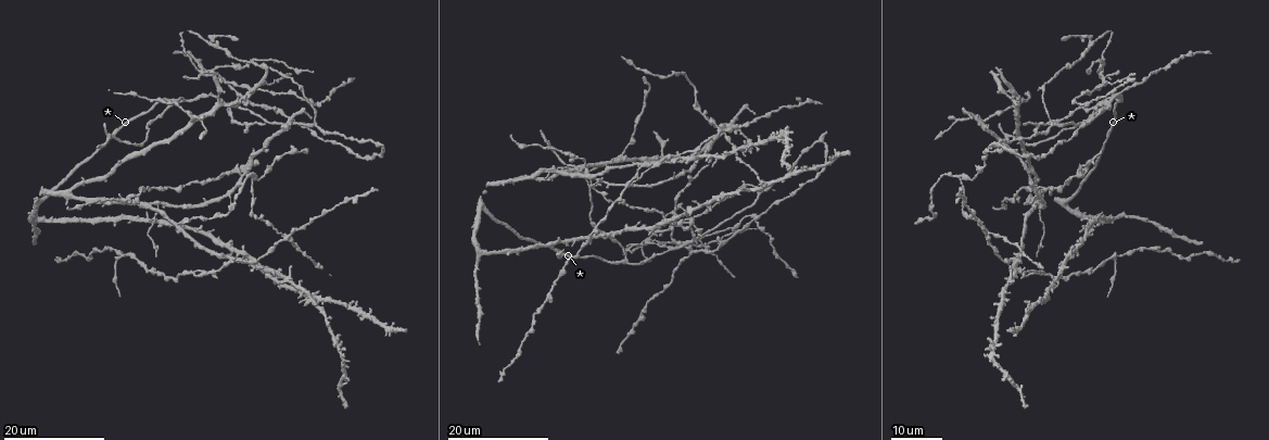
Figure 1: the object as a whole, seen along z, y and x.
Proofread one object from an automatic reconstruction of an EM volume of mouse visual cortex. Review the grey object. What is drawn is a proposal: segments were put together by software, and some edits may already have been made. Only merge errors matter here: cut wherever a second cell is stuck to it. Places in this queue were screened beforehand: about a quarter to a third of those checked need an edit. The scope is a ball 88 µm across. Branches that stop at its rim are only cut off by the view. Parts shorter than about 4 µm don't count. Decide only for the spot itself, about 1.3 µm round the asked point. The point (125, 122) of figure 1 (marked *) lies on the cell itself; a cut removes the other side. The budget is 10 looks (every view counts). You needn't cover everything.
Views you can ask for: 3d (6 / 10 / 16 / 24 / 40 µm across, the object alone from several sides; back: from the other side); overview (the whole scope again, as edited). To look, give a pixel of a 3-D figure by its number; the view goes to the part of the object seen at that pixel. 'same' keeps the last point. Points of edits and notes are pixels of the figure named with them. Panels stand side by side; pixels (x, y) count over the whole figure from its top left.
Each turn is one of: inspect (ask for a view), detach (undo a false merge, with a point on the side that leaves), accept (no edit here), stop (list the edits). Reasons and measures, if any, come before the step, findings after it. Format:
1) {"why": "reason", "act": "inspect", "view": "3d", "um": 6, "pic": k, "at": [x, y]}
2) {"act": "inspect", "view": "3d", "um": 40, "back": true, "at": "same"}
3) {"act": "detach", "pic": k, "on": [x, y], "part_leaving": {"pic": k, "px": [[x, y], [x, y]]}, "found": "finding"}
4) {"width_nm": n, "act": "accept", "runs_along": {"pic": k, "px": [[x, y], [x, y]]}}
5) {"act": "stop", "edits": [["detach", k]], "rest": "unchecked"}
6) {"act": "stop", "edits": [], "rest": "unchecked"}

{"why": "small branch off a trunk", "act": "inspect", "view": "3d", "um": 24, "pic": 1, "at": [701, 241]}

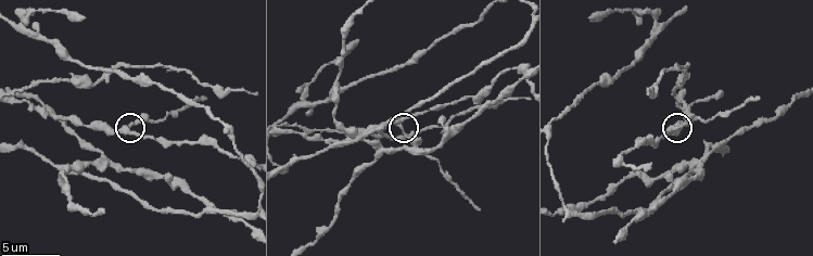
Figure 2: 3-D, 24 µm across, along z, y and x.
{"why": "closer look", "act": "inspect", "view": "3d", "um": 10, "pic": 2, "at": [126, 128]}

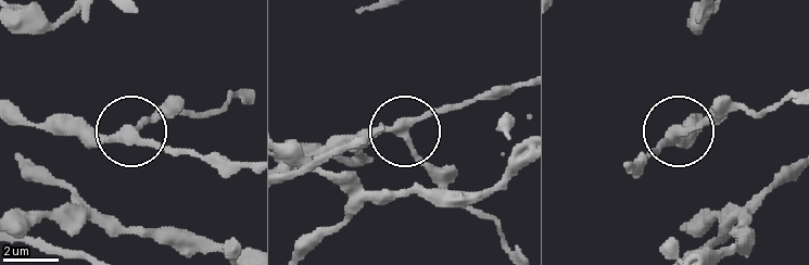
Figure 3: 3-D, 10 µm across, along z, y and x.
{"width_nm": 290, "act": "detach", "pic": 3, "on": [152, 121], "part_leaving": {"pic": 3, "px": [[684, 129], [737, 109], [761, 113], [794, 95]]}, "found": "two cells meet here"}

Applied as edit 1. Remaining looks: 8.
{"why": "see it whole again", "act": "inspect", "view": "overview"}

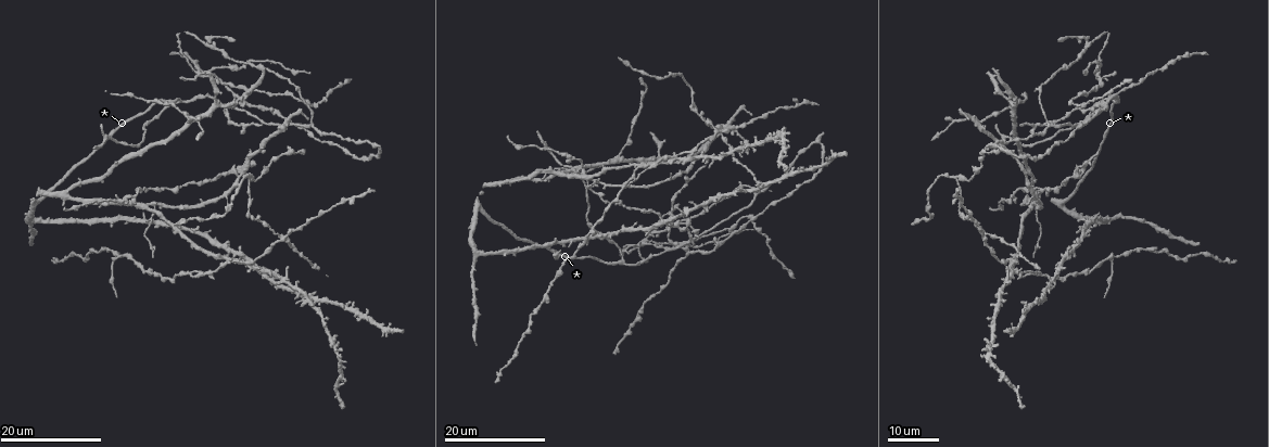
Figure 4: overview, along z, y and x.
{"why": "branch point", "act": "inspect", "view": "3d", "um": 16, "pic": 4, "at": [628, 144]}

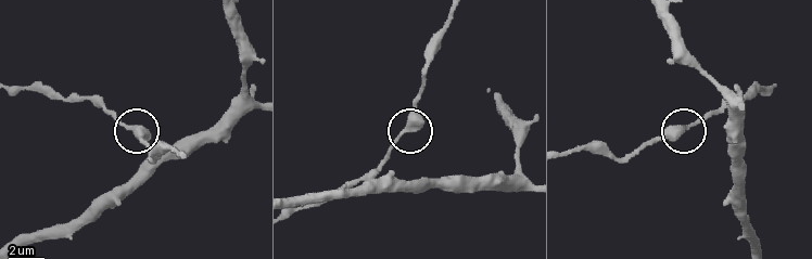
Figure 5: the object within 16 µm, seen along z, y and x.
{"act": "inspect", "view": "3d", "um": 6, "pic": 5, "at": [409, 124]}

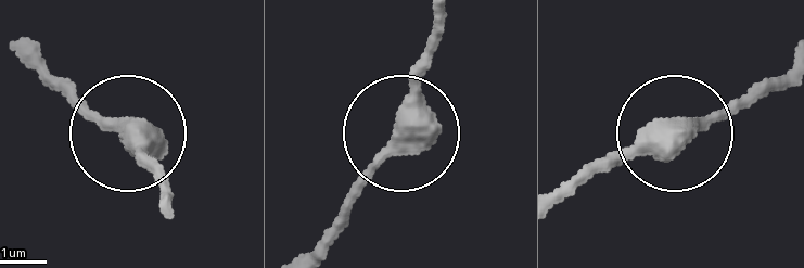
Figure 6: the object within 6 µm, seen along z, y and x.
{"act": "inspect", "view": "3d", "um": 6, "back": true, "pic": 6, "at": [128, 125]}

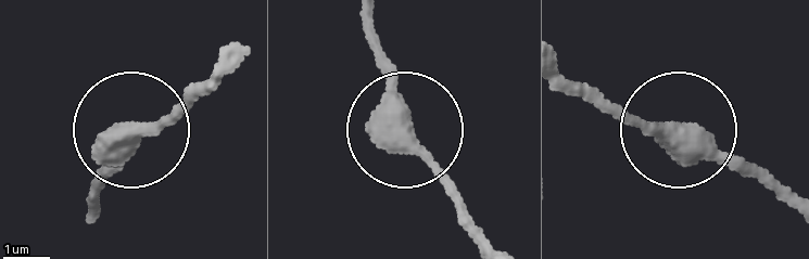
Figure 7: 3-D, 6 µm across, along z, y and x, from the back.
{"width_nm": 380, "act": "accept", "found": "continuous, no second cell"}

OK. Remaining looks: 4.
{"why": "three-way junction", "act": "inspect", "view": "3d", "um": 16, "pic": 4, "at": [692, 101]}

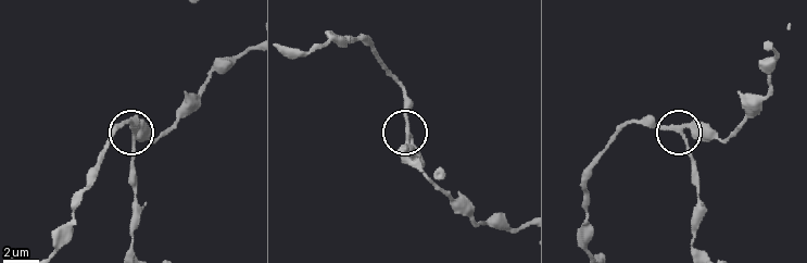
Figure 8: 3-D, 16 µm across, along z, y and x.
{"act": "inspect", "view": "3d", "um": 10, "pic": 8, "at": [410, 133]}

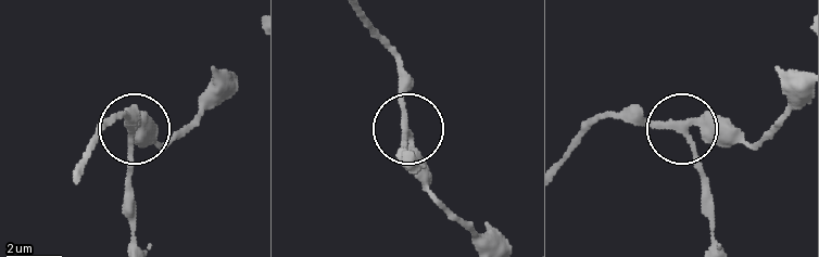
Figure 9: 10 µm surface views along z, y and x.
{"arms": 3, "act": "accept", "runs_along": {"pic": 9, "px": [[710, 242], [710, 193], [687, 135], [703, 144], [757, 144]]}, "found": "all the same cell"}

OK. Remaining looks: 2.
{"why": "four-way junction", "act": "inspect", "view": "3d", "um": 6, "pic": 2, "at": [678, 97]}

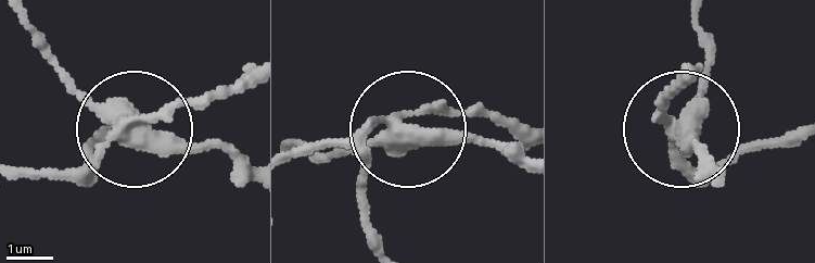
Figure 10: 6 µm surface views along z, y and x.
{"act": "inspect", "view": "3d", "um": 6, "back": true, "pic": 10, "at": [146, 135]}

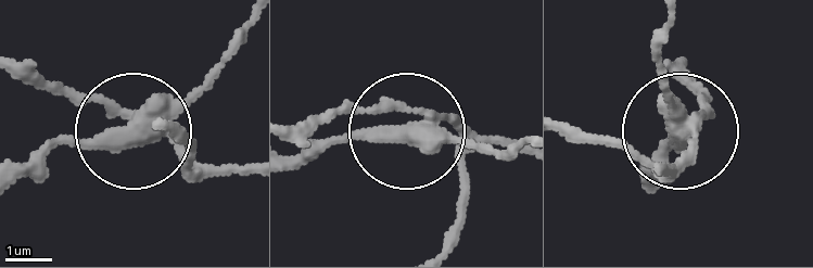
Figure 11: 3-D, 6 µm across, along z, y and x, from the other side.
{"width_nm": 380, "act": "detach", "pic": 11, "on": [205, 169], "part_leaving": {"pic": 11, "px": [[426, 115], [337, 107], [290, 127]]}, "found": "two cells meet here"}

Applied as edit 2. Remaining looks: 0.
{"act": "stop", "edits": [["detach", 3], ["detach", 11]], "rest": "unchecked"}

